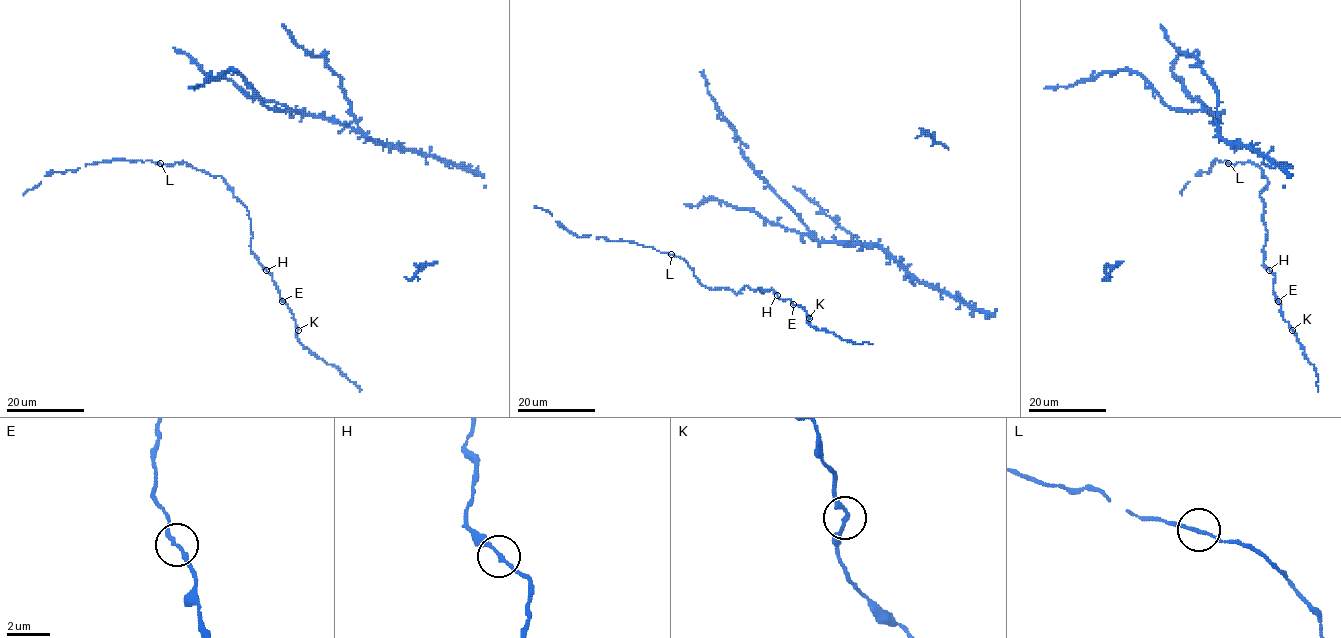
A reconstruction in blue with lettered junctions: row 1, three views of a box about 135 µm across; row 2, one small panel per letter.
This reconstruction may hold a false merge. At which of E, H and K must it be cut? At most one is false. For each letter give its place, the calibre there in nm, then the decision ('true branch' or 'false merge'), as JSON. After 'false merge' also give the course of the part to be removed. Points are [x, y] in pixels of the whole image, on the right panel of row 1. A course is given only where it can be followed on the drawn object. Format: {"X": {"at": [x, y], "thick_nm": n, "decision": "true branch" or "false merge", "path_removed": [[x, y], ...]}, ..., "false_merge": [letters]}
{"E": {"at": [1278, 301], "thick_nm": 140, "decision": "true branch"}, "H": {"at": [1269, 270], "thick_nm": 140, "decision": "true branch"}, "K": {"at": [1292, 330], "thick_nm": 160, "decision": "true branch"}, "false_merge": []}

